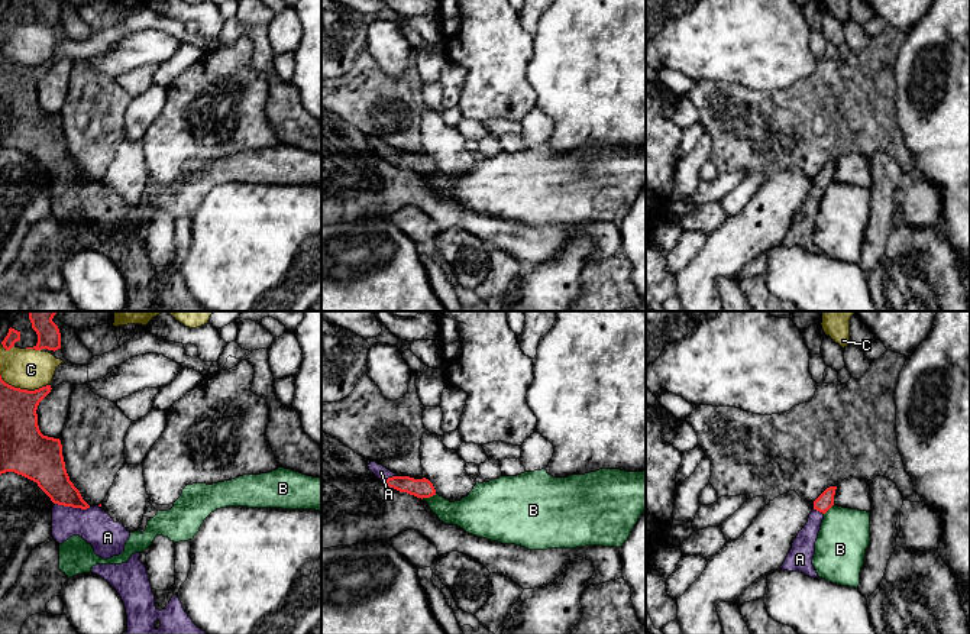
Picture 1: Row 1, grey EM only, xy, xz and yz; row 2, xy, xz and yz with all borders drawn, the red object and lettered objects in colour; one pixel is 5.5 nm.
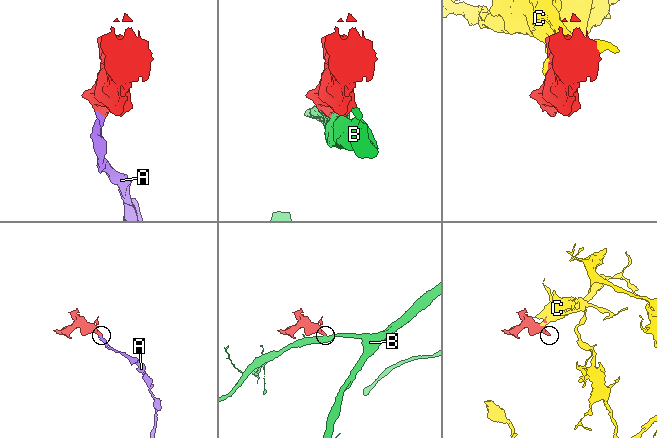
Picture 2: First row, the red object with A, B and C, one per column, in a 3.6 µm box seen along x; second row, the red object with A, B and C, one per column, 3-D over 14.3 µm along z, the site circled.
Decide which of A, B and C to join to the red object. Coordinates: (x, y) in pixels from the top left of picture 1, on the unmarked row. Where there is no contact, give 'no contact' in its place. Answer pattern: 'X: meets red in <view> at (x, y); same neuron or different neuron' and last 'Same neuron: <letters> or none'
A: meets red in xy at (73, 183); same neuron
B: meets red in xz at (429, 172); different neuron
C: meets red in xy at (23, 65); different neuron
Same neuron: A

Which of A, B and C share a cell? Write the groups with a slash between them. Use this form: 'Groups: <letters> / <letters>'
Groups: A / B / C

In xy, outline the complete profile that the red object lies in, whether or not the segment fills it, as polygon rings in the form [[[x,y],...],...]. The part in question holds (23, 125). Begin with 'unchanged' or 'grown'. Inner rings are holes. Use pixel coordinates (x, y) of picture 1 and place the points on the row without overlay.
grown; [[[0,51],[0,151],[14,148],[33,158],[55,179],[52,184],[52,213],[62,220],[72,211],[83,213],[101,234],[110,234],[125,227],[130,208],[98,181],[90,182],[69,156],[59,114],[43,111],[38,101],[38,81],[51,68],[51,61],[35,67],[14,64]]]

